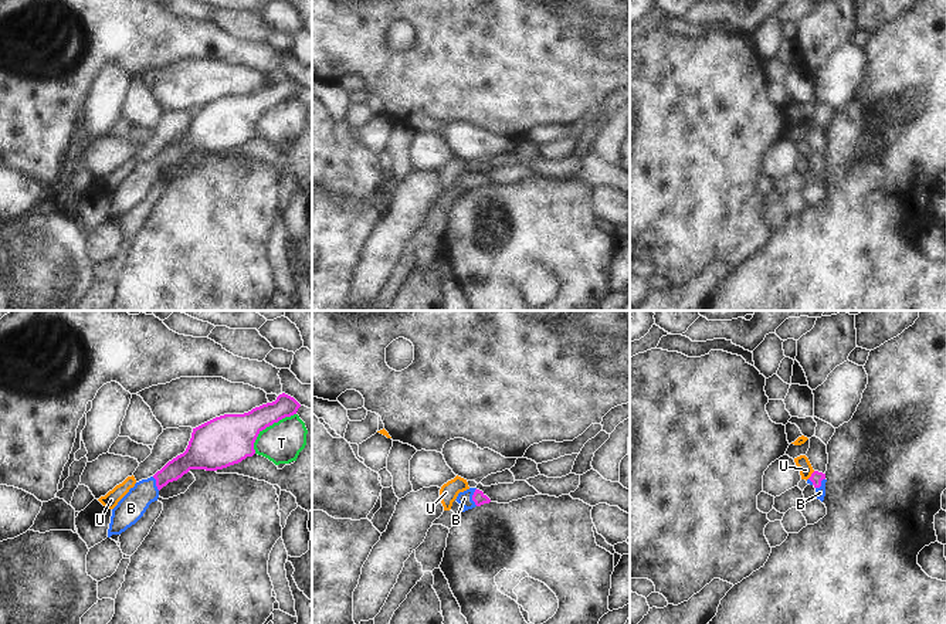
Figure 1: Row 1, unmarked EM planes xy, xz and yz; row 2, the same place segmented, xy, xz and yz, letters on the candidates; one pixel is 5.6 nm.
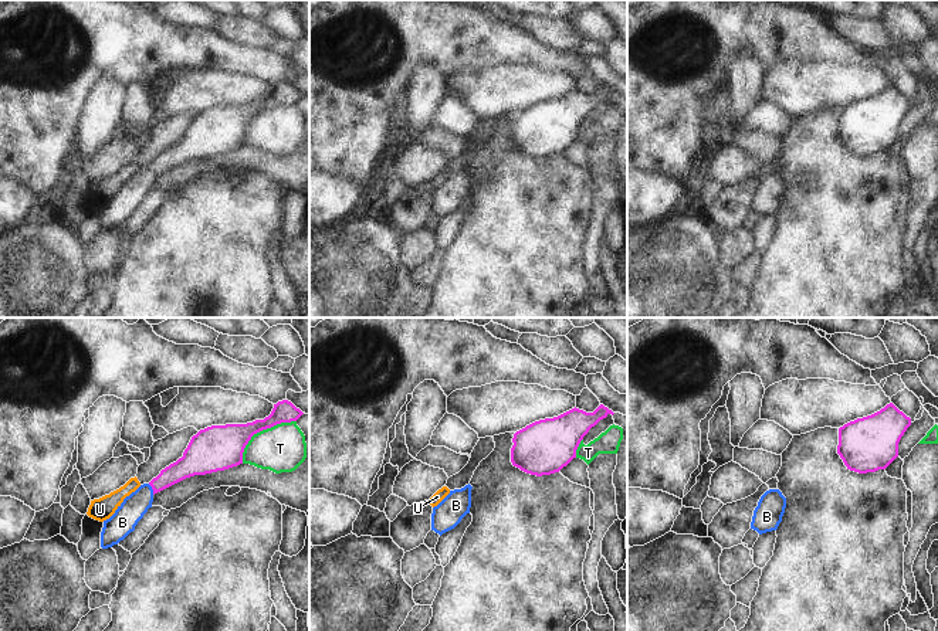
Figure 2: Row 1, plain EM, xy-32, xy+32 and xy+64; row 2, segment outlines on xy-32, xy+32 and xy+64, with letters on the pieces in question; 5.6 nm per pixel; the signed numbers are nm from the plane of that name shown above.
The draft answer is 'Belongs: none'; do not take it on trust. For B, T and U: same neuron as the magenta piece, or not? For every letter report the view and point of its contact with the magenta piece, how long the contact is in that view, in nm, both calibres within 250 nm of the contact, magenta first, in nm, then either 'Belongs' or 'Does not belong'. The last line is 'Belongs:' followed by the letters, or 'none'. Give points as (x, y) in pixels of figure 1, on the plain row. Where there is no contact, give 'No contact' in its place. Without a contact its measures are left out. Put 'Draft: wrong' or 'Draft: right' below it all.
B: Touches magenta at xz (472, 179). Shared border 100 nm. Thickness 70 nm (magenta) against 80 nm. Belongs
T: Touches magenta at xy (267, 108). Shared border 340 nm. Thickness 280 nm (magenta) against 240 nm. Does not belong
U: Touches magenta at yz (811, 158). Shared border 60 nm. Thickness 70 nm (magenta) against 80 nm. Does not belong
Belongs: B.
Draft: wrong

